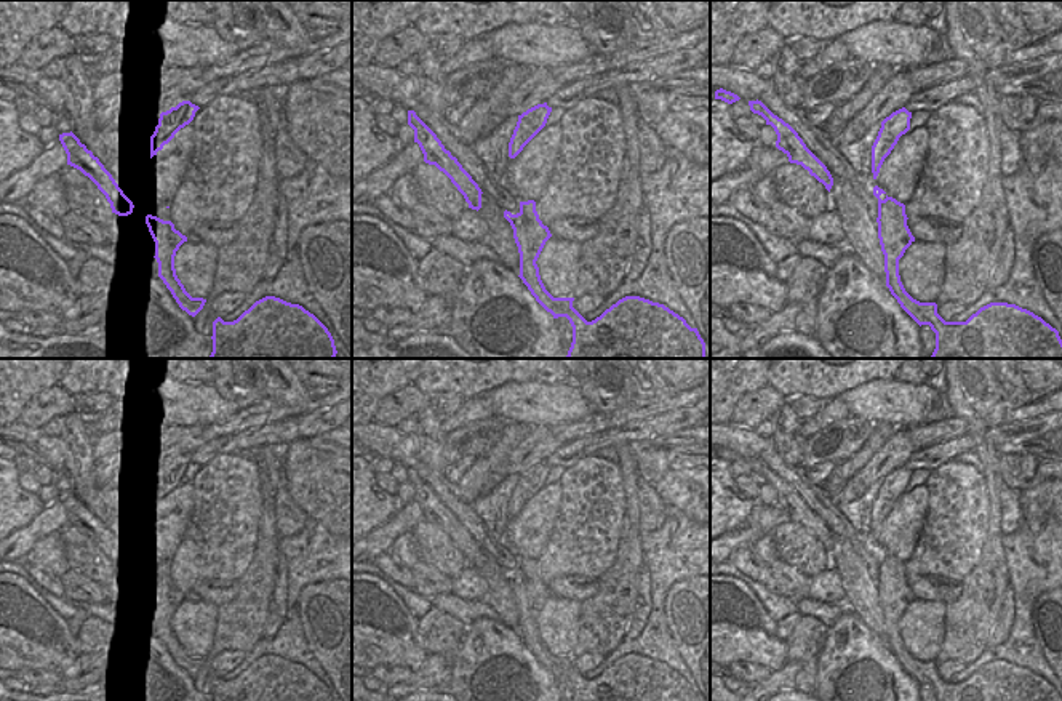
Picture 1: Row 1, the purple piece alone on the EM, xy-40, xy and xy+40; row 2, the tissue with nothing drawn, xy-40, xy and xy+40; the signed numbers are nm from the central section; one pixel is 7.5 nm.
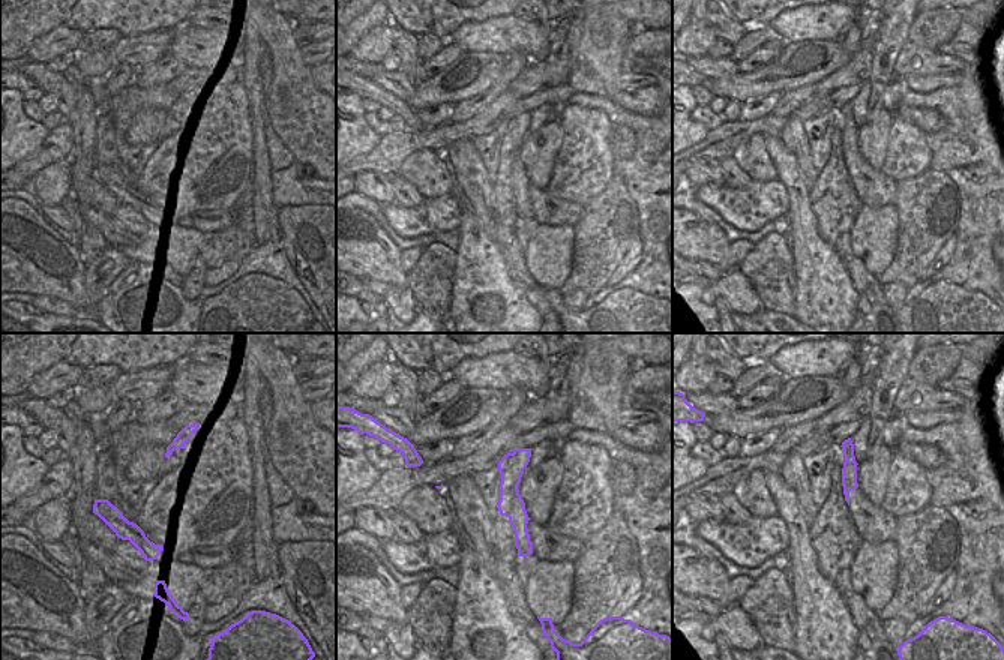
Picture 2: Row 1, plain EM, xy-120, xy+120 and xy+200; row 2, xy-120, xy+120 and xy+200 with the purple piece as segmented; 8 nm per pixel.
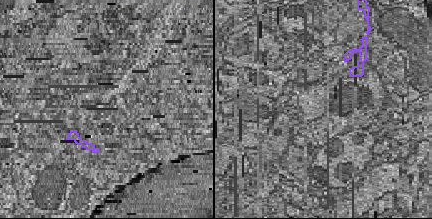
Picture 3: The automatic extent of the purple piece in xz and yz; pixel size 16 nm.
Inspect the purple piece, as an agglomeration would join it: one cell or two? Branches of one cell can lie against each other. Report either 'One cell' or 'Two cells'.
Two cells.

